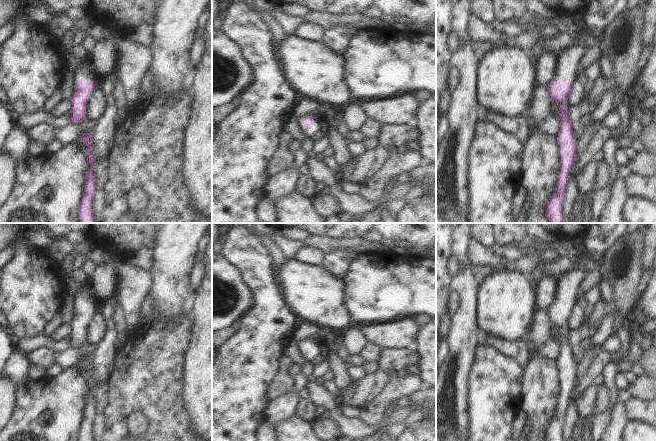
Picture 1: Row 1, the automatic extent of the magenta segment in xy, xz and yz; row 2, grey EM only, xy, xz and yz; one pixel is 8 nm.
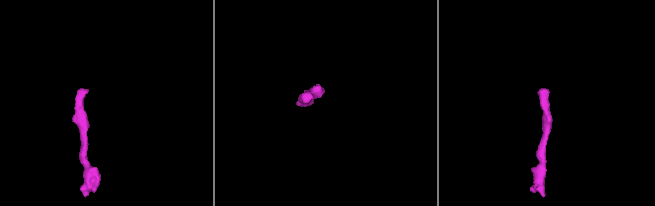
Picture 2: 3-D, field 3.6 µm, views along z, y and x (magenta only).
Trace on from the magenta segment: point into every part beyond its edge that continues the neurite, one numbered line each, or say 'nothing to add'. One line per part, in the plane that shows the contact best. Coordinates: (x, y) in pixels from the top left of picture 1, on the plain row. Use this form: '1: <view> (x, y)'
1: xz (316, 347)

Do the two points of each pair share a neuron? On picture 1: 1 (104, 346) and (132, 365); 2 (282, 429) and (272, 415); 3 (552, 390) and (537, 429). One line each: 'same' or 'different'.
1: different
2: different
3: same

